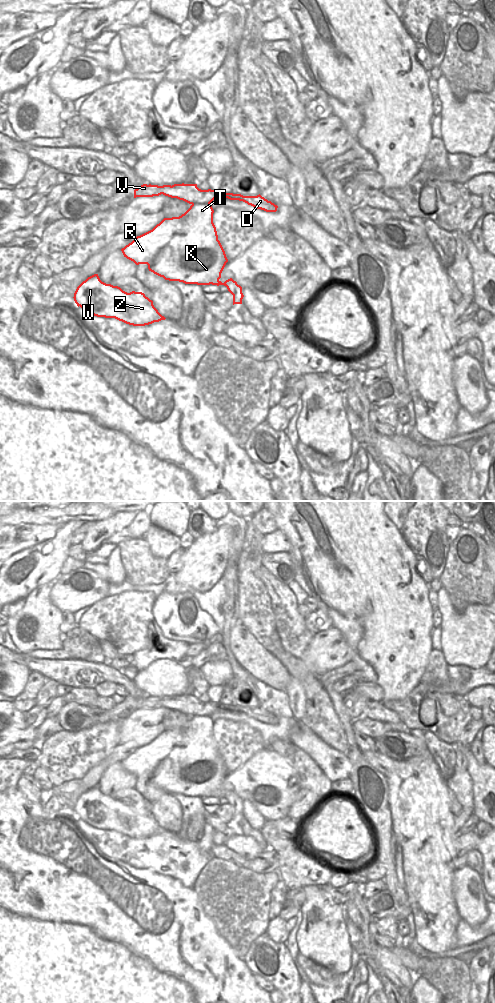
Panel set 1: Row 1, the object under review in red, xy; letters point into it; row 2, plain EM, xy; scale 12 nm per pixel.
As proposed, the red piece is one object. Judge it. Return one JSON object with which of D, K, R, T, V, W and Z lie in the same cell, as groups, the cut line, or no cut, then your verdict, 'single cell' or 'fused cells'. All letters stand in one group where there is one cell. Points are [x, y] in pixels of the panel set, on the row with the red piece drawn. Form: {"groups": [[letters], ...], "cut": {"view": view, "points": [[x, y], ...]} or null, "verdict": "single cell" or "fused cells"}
{"groups": [["D", "V"], ["K", "R", "T", "W", "Z"]], "cut": {"view": "xy", "points": [[192, 203], [209, 204]]}, "verdict": "fused cells"}

